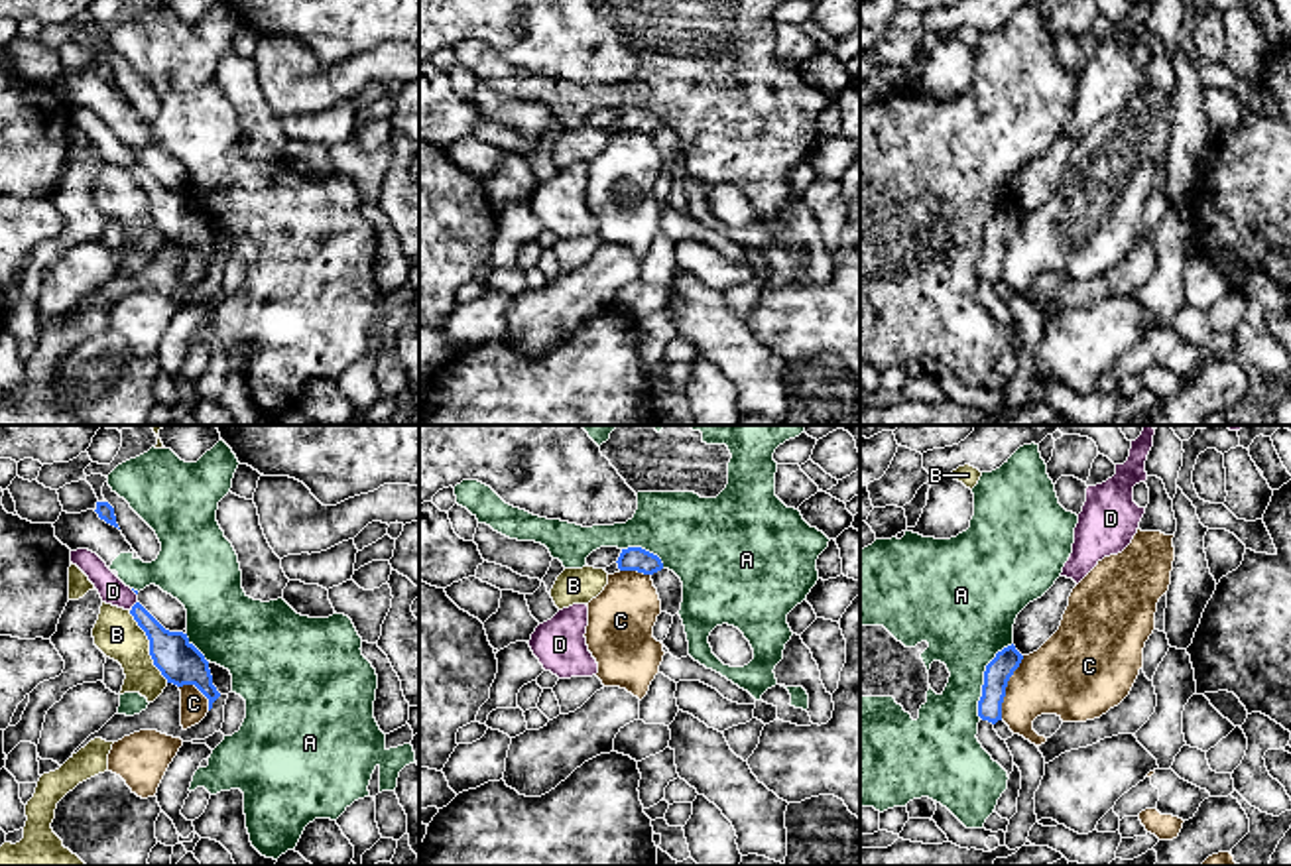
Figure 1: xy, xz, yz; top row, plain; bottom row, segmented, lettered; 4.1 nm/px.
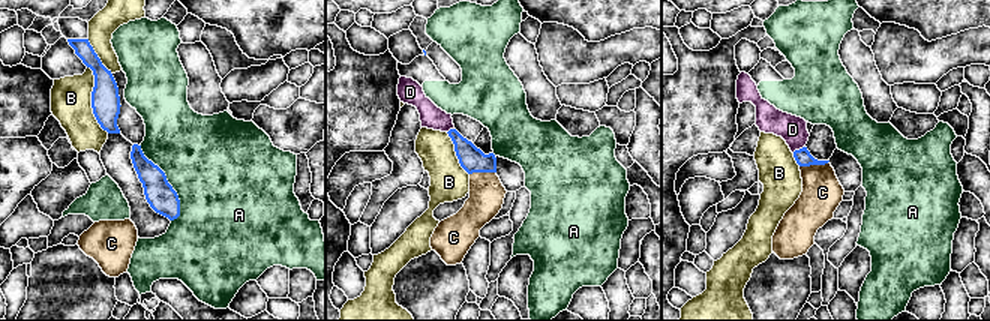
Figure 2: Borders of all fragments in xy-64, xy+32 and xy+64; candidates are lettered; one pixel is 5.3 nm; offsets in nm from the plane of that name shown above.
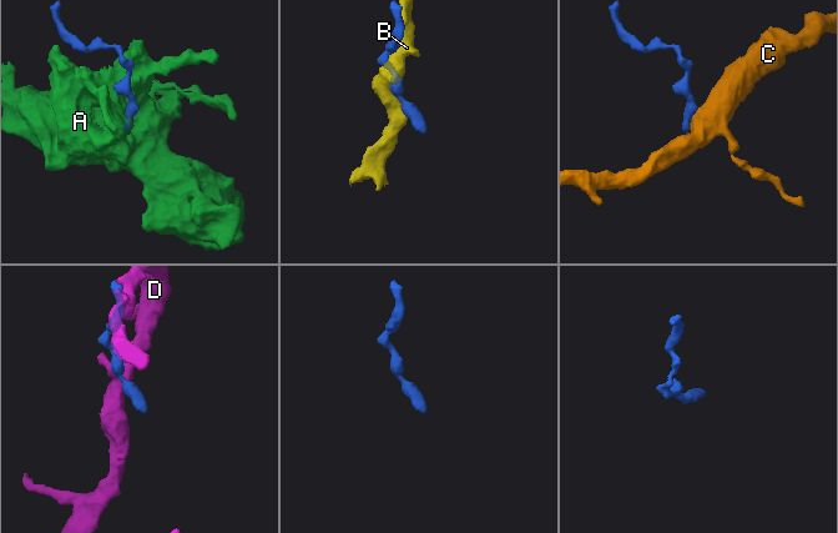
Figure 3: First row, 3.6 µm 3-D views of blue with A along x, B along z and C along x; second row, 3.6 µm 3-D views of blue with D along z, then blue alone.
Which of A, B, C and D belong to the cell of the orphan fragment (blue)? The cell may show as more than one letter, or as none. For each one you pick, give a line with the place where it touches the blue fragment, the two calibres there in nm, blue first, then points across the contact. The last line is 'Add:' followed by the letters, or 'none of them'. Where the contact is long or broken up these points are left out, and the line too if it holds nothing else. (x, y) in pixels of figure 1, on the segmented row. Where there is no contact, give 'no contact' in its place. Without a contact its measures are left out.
A: meets blue in yz at (984, 678); 110 nm thick on the blue side, 360 nm on the other
Add: A

